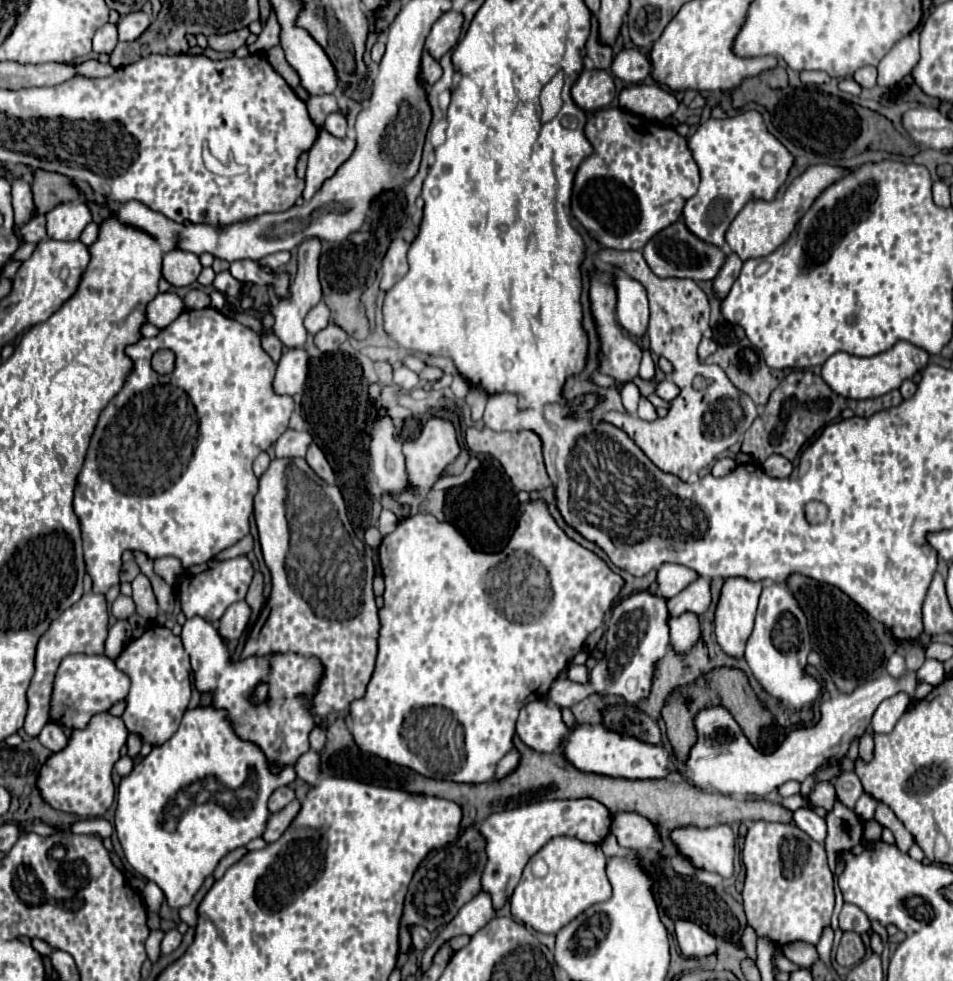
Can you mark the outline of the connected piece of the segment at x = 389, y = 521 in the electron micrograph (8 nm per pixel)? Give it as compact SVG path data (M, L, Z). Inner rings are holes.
M382 510L382 514L380 514L380 534L382 536L390 534L396 528L396 524L398 524L396 514L390 512L390 510Z

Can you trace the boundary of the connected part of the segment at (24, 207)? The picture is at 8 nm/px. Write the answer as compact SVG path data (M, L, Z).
M24 180L12 182L12 206L14 206L14 224L16 228L22 228L32 216L34 216L34 202L32 202L32 190L30 184Z

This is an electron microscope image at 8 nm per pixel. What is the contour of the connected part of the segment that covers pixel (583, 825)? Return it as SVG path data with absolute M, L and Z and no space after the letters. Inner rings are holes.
M592 798L582 800L538 800L530 806L490 814L480 824L480 834L486 838L486 866L482 870L482 892L490 894L494 908L500 910L512 896L526 862L554 836L570 836L580 842L600 844L610 832L610 812Z

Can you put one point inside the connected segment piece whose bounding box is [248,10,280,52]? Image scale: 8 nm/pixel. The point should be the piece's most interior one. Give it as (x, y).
(270, 37)

